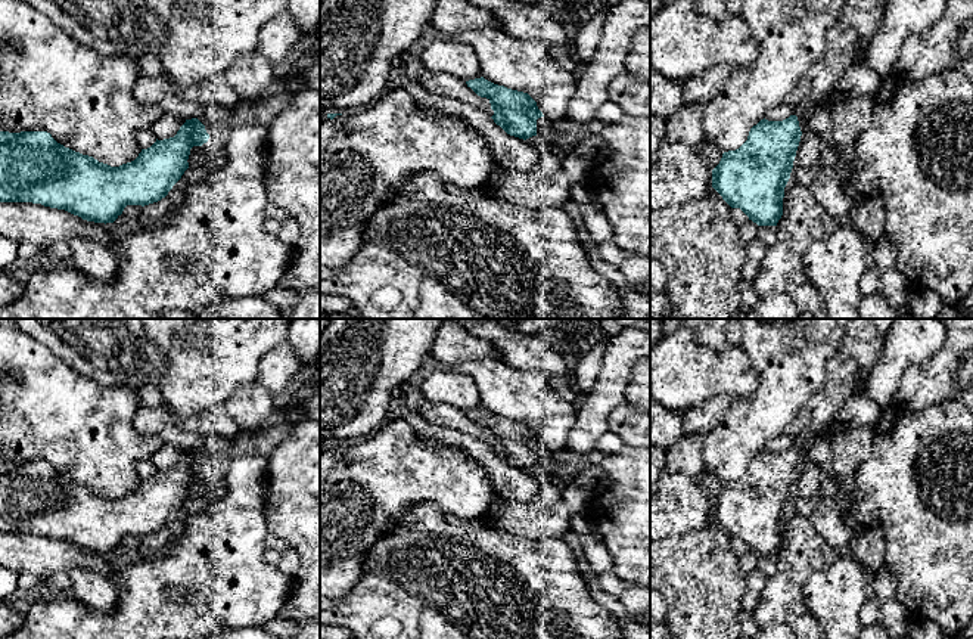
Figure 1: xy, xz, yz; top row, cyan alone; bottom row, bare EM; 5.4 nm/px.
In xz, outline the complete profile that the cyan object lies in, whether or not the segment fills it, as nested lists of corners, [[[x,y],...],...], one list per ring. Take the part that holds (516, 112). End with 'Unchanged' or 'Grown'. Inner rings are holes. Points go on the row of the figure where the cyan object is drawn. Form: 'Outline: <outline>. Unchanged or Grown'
Outline: [[[484,77],[469,80],[466,84],[478,96],[489,100],[494,111],[491,118],[507,134],[523,140],[537,136],[537,120],[544,115],[528,93],[494,84]]]. Unchanged

